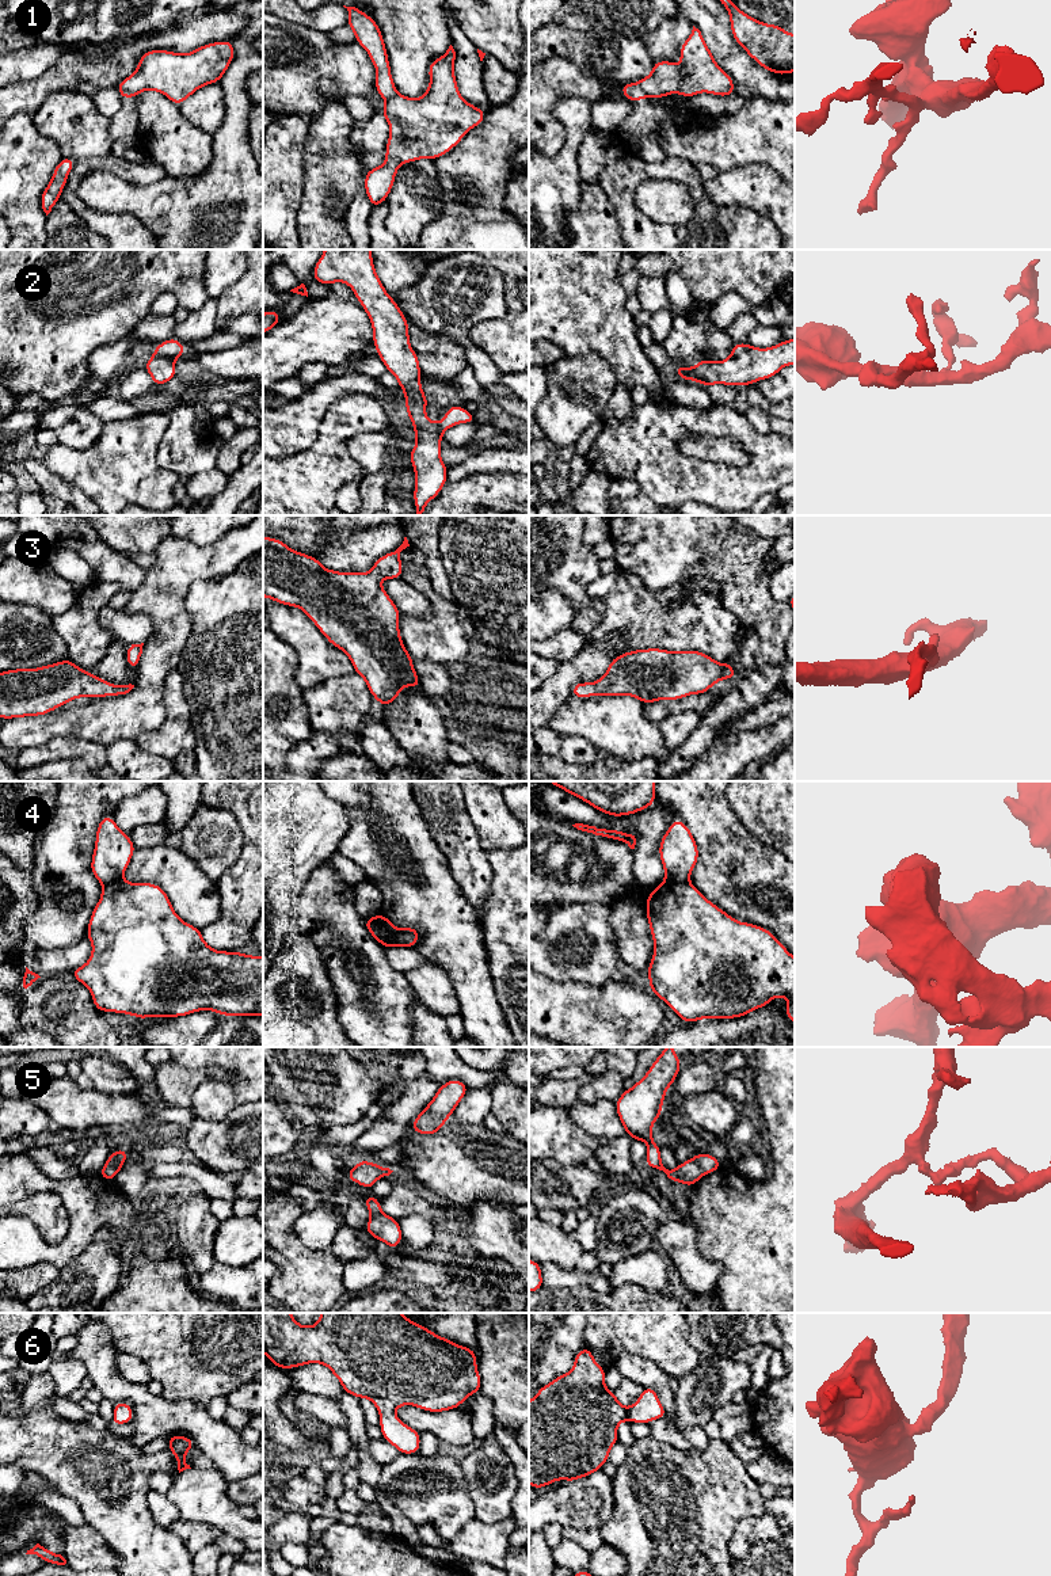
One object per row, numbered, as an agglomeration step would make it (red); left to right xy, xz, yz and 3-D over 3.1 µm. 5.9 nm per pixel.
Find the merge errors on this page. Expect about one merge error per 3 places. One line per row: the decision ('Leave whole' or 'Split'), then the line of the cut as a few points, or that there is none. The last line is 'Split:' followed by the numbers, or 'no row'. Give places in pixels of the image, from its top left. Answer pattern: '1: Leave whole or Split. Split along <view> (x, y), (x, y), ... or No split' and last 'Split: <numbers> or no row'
1: Split. Split along yz (636, 83), (646, 96)
2: Leave whole. No split
3: Leave whole. No split
4: Split. Split along yz (666, 878), (688, 880)
5: Split. Split along yz (692, 1158), (703, 1175)
6: Leave whole. No split
Split: 1, 4, 5

